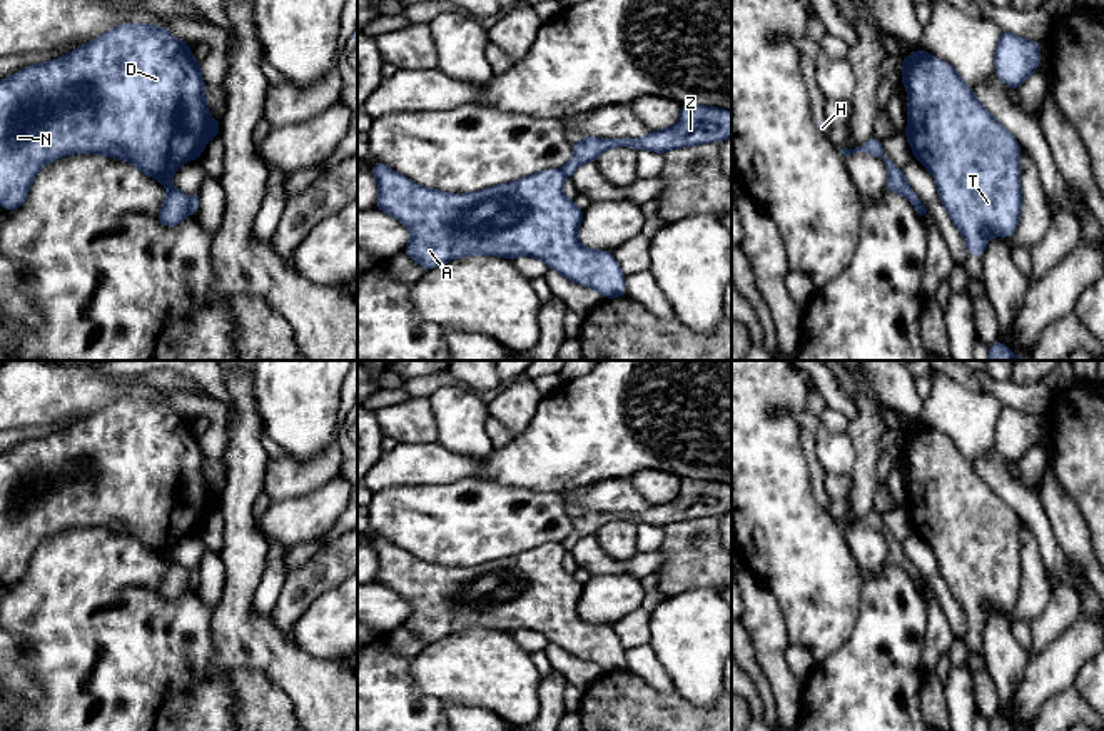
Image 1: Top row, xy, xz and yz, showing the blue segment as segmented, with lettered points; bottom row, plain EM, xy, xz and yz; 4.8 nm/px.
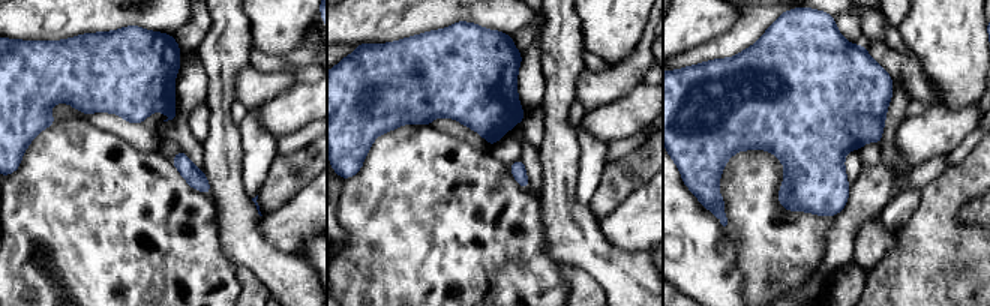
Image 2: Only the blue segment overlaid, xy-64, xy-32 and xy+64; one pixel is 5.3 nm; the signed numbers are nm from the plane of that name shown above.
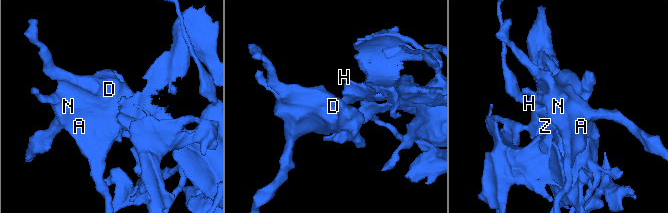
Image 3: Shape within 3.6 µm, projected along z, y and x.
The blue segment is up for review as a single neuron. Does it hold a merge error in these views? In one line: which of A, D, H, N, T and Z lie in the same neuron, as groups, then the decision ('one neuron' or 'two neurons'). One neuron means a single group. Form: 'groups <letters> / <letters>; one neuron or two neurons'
groups A D N T / H Z; two neurons

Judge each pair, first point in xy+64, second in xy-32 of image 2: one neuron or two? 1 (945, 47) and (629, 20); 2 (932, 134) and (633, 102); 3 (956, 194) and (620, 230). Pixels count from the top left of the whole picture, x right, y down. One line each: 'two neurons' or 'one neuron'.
1: one neuron
2: one neuron
3: two neurons

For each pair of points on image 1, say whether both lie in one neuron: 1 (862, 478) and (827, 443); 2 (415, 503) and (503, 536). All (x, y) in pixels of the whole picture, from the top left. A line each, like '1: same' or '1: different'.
1: different
2: same

